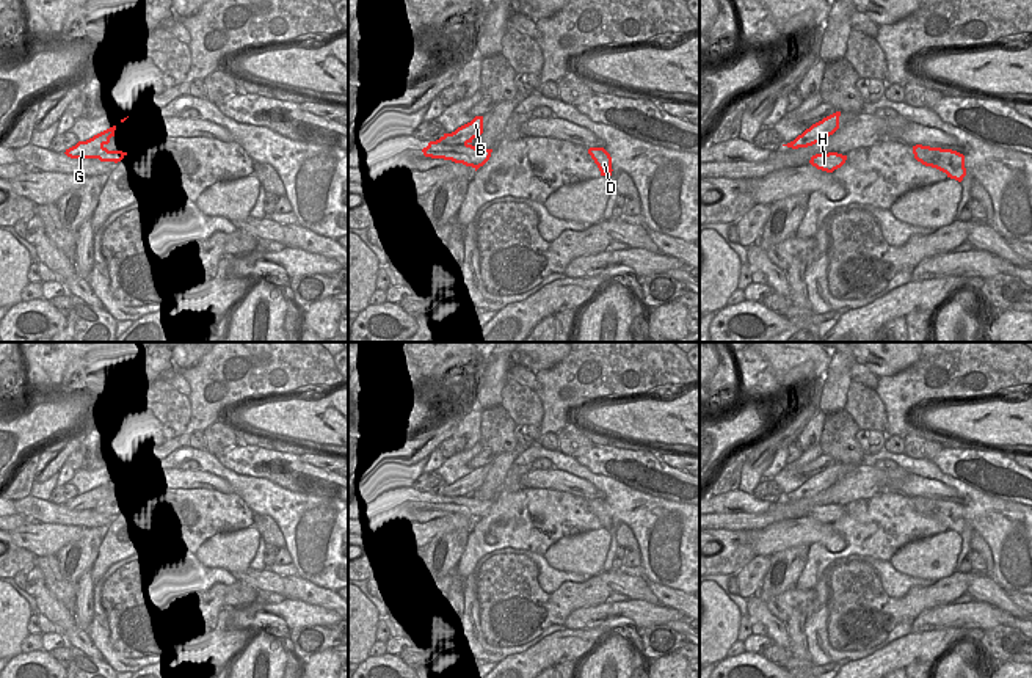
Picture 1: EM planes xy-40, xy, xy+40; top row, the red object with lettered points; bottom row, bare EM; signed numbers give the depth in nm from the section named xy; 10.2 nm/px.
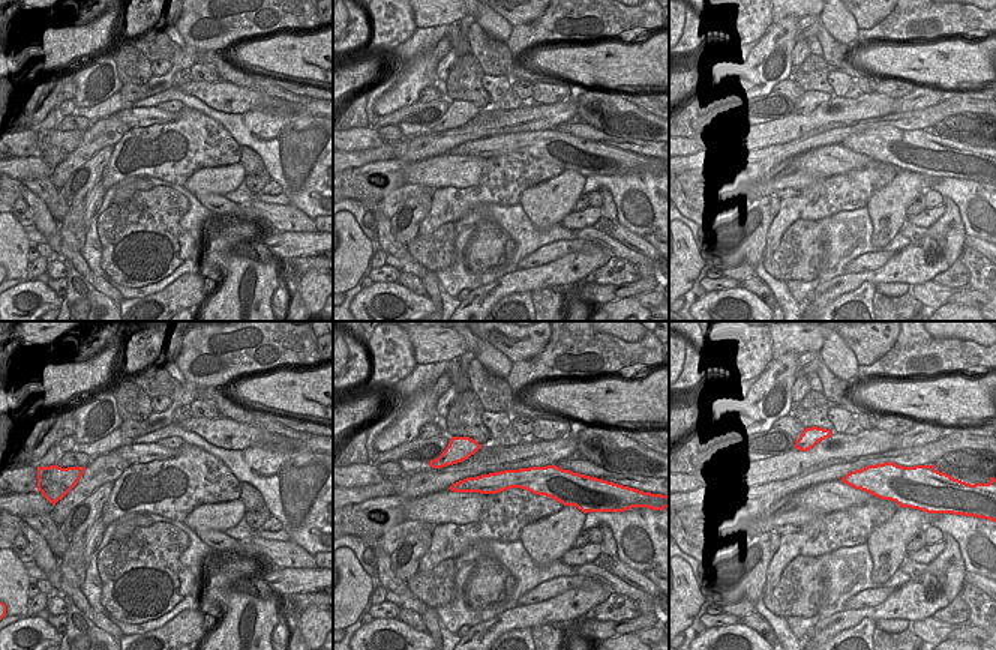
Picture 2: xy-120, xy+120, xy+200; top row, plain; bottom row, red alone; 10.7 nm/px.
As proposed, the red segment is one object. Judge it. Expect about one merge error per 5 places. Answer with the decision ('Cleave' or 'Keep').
Cleave.

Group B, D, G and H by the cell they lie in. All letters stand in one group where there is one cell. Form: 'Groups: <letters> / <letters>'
Groups: B / D G H.

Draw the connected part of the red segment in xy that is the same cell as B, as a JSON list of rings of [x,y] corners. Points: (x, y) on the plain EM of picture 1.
[[[475,468],[471,474],[458,479],[452,485],[444,485],[439,491],[449,498],[463,498],[472,494],[474,490],[483,485],[483,468]]]

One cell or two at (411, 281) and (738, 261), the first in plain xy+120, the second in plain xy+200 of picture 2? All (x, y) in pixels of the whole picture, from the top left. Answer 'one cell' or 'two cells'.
two cells

